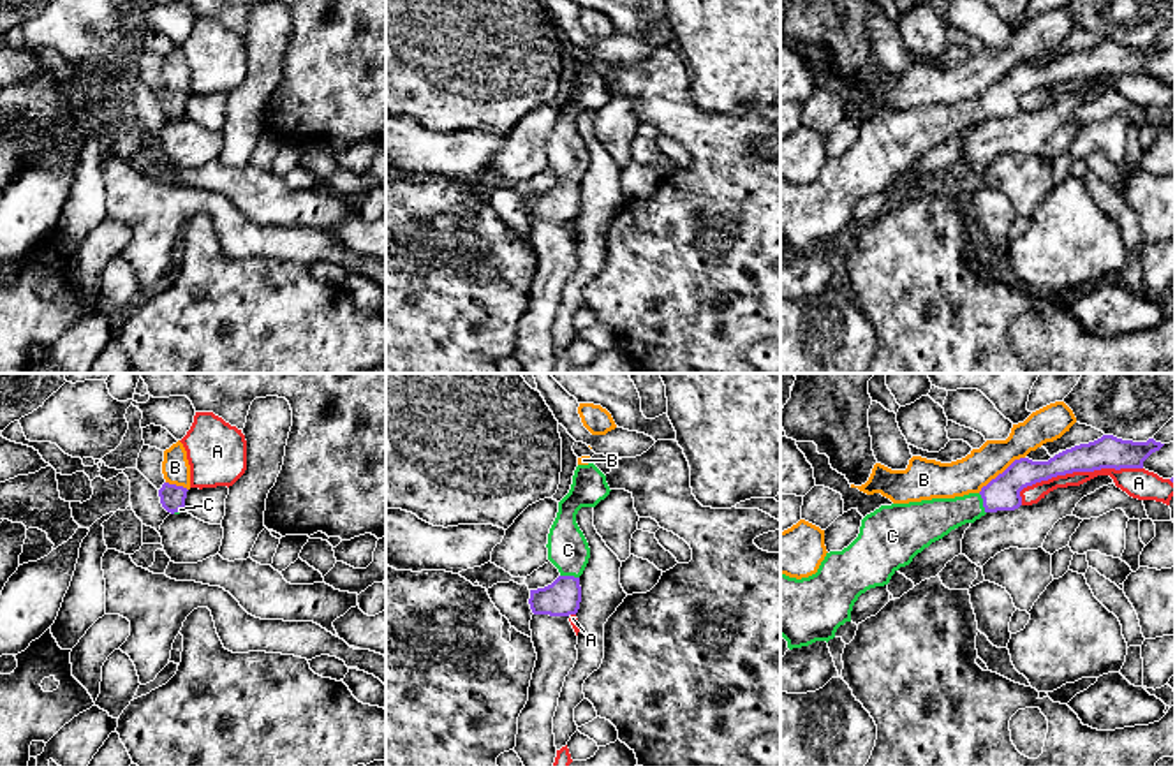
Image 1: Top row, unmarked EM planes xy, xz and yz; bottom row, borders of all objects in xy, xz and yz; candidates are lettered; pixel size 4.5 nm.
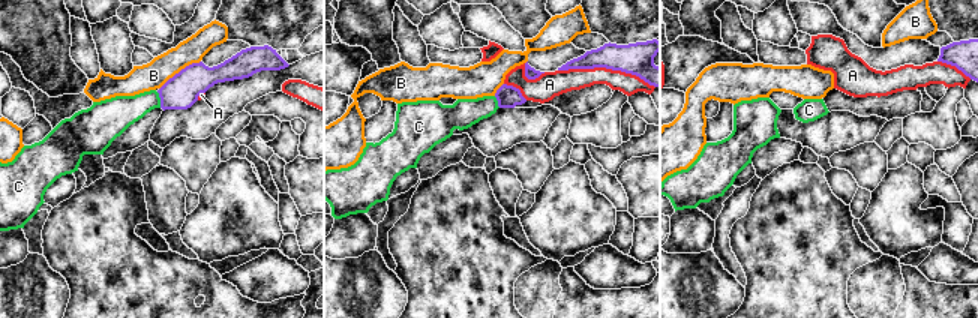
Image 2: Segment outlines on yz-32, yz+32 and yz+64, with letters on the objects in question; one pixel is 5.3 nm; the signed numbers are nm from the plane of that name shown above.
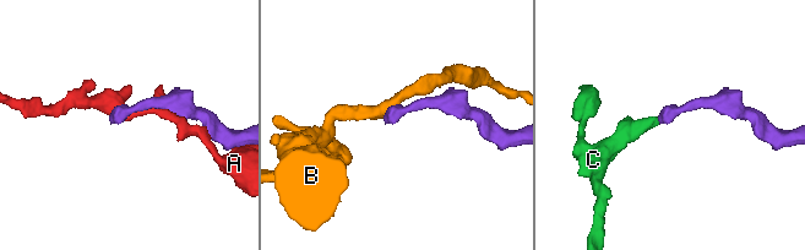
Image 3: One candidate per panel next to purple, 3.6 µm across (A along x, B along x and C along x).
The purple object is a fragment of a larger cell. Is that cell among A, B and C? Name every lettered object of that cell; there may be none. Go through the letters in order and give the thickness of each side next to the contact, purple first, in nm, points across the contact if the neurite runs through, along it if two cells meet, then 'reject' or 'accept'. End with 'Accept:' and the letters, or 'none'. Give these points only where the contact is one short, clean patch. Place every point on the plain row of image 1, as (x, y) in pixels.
A: 150/110 nm | reject
B: 160/160 nm | along yz (1024, 62), (1012, 67), (978, 97) | reject
C: 160/180 nm | across yz (1003, 99), (983, 110), (932, 125) | accept
Accept: C

